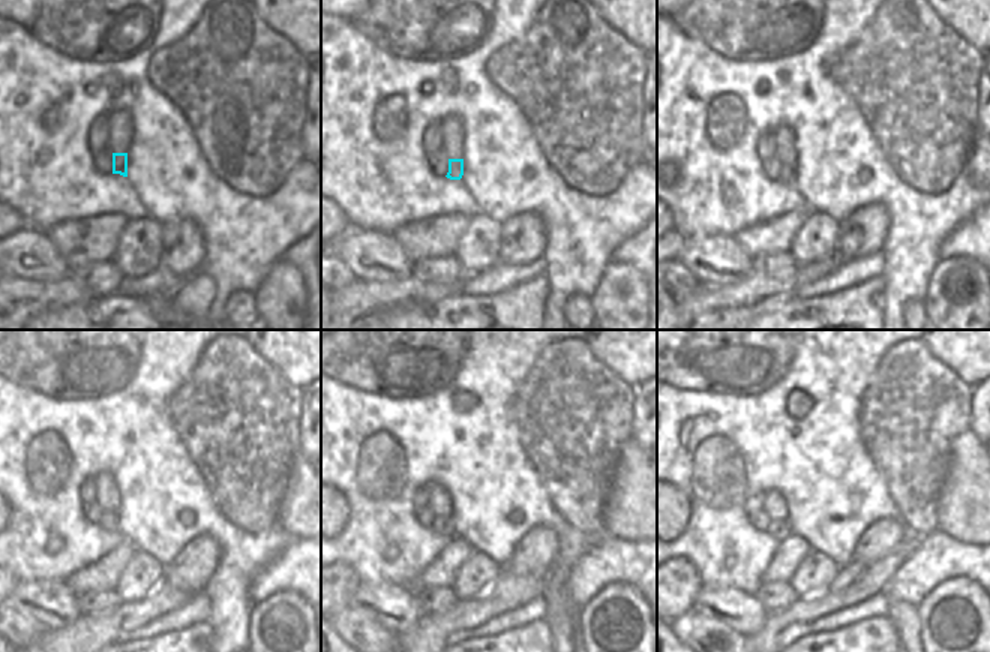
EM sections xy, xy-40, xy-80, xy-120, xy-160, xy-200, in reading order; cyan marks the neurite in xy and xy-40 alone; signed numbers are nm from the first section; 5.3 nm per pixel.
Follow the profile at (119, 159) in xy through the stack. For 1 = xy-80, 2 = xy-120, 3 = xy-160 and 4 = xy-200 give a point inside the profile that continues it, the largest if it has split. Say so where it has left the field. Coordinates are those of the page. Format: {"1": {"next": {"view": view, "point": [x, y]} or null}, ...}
{"1": {"next": {"view": "xy-80", "point": [788, 177]}}, "2": {"next": {"view": "xy-120", "point": [110, 522]}}, "3": {"next": {"view": "xy-160", "point": [444, 526]}}, "4": {"next": {"view": "xy-200", "point": [779, 529]}}}

